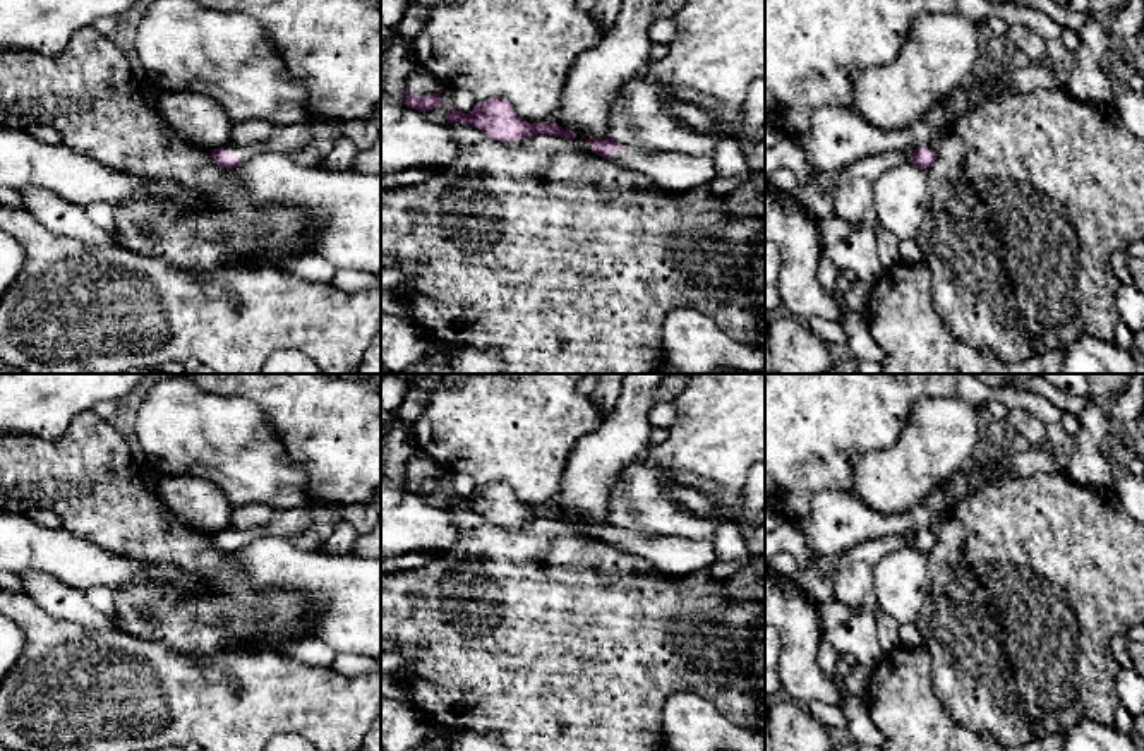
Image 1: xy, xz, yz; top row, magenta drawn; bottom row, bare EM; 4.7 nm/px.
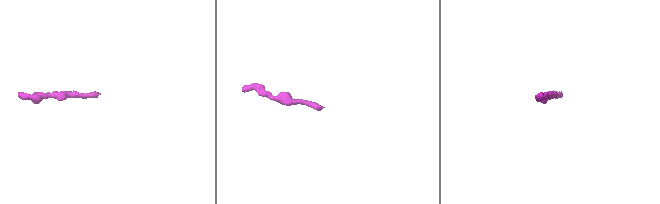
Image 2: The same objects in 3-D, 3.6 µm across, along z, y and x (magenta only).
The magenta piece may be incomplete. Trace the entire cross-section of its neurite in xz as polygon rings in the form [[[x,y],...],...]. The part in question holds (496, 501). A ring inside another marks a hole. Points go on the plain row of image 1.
[[[491,482],[484,487],[475,487],[473,494],[468,497],[453,492],[448,496],[448,508],[455,506],[465,506],[482,514],[485,520],[503,526],[513,526],[537,518],[549,518],[568,525],[573,525],[576,520],[571,514],[564,514],[552,504],[540,508],[521,504],[513,489],[503,482]]]

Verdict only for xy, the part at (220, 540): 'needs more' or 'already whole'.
needs more

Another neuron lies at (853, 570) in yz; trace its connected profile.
[[[914,535],[873,538],[854,545],[834,557],[834,597],[837,602],[859,609],[864,597],[873,592],[873,568],[888,552],[912,544]]]

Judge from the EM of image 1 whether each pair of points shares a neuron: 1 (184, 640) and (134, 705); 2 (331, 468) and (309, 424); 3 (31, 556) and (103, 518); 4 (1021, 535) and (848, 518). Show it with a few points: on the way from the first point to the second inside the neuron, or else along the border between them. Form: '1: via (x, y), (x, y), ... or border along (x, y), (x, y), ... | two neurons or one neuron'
1: border along (138, 635), (186, 654), (215, 654) | two neurons
2: via (331, 458), (331, 446), (319, 434) | one neuron
3: border along (62, 525), (78, 537), (96, 542), (110, 551) | two neurons
4: border along (947, 516), (935, 530) | two neurons

